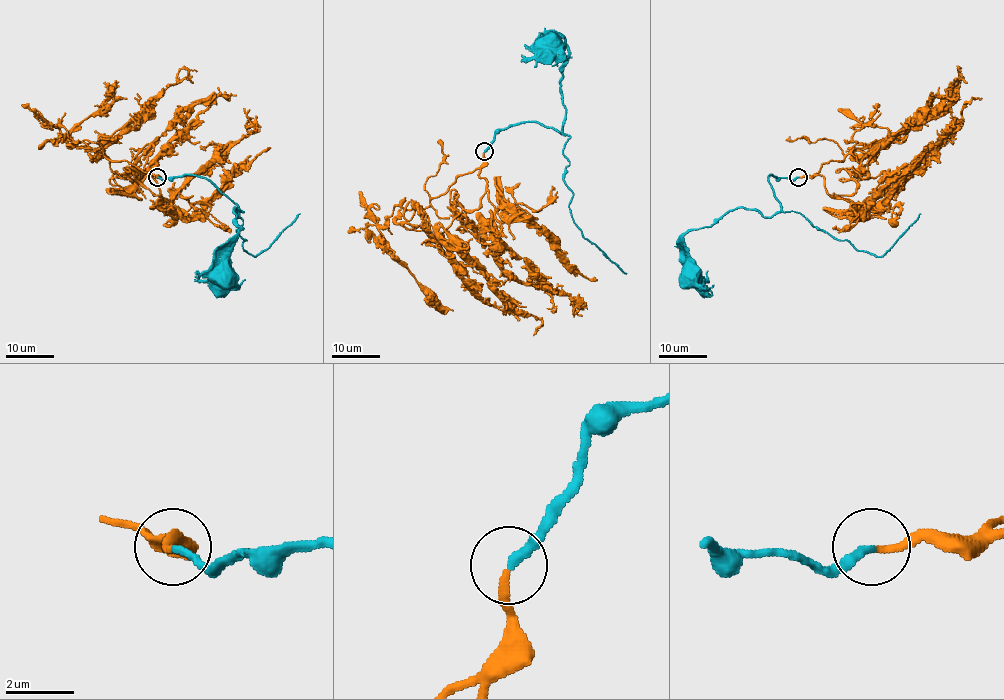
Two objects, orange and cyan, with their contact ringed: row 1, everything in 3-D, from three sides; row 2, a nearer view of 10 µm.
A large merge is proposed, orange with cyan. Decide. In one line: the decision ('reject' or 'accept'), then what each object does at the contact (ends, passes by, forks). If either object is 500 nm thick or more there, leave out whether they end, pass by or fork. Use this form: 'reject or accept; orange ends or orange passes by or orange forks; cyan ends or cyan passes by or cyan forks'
accept; orange ends; cyan ends

